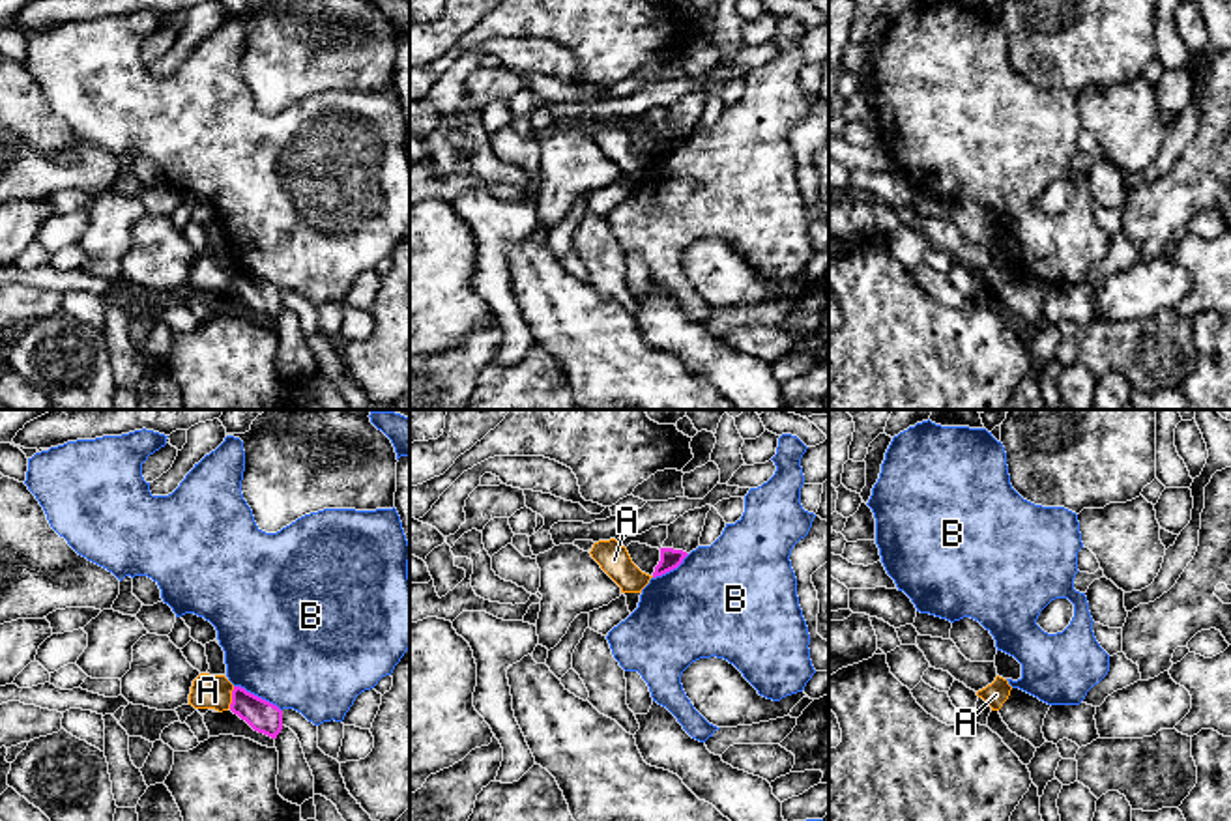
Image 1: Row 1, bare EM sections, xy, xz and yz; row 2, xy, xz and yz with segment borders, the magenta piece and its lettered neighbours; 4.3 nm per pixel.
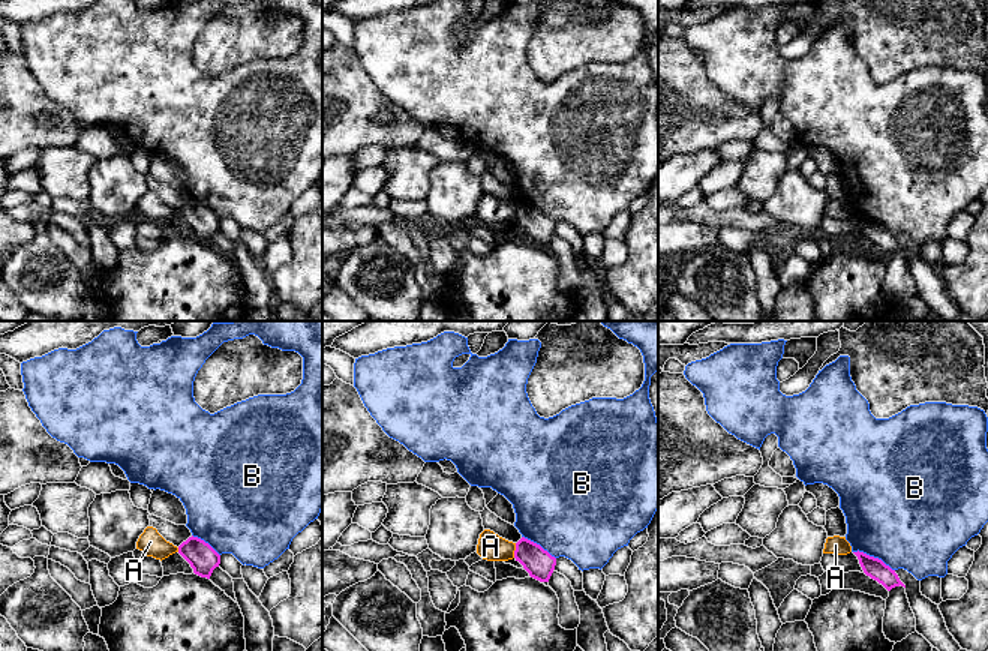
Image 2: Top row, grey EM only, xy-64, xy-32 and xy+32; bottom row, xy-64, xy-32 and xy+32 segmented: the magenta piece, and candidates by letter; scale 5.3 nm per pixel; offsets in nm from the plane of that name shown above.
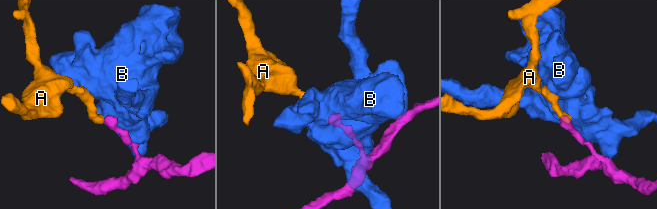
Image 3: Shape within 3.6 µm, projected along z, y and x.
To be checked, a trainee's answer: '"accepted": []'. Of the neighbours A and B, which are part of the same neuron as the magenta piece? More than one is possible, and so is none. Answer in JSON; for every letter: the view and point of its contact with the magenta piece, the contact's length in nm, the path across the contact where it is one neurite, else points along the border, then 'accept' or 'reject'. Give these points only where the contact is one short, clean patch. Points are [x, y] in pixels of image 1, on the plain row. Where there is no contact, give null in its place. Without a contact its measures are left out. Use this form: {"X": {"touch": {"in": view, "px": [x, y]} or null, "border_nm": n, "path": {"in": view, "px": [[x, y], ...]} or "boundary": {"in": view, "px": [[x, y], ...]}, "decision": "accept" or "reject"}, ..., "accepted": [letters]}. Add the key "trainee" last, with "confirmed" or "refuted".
{"A": {"touch": {"in": "xy", "px": [232, 279]}, "border_nm": 100, "decision": "reject"}, "B": {"touch": {"in": "xy", "px": [257, 277]}, "border_nm": 240, "decision": "reject"}, "accepted": [], "trainee": "confirmed"}

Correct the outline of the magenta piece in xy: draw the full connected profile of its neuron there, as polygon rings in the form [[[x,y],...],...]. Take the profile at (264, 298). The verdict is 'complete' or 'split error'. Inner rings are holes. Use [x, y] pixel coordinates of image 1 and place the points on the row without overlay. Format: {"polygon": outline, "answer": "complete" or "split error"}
{"polygon": [[[234,267],[232,271],[230,292],[245,301],[254,312],[271,320],[277,320],[282,310],[282,292],[241,267]]], "answer": "complete"}

